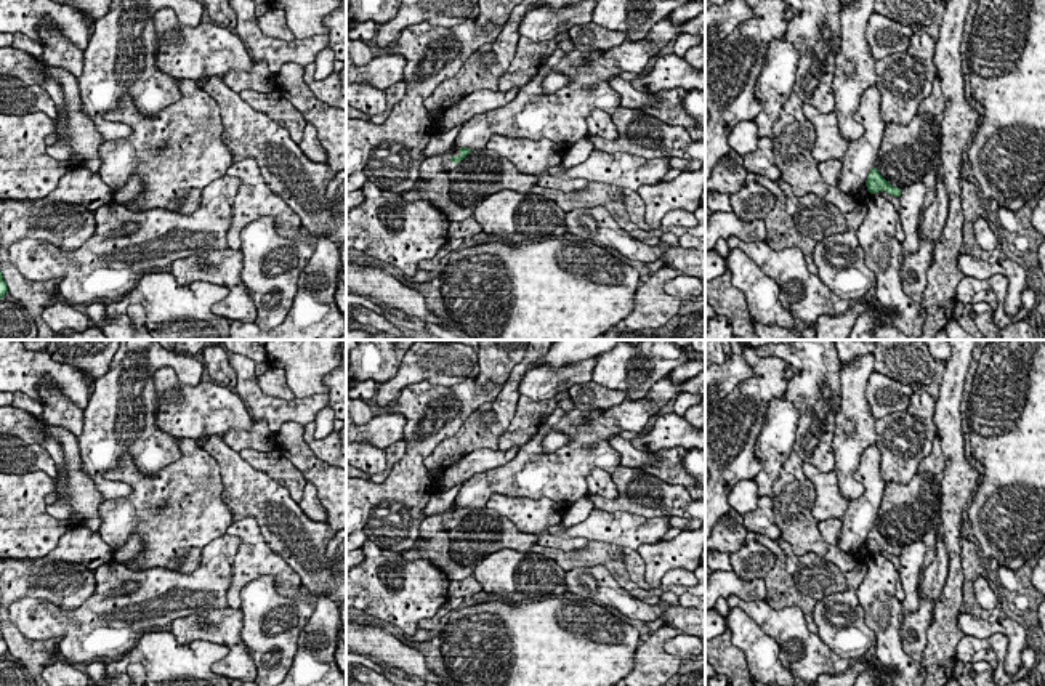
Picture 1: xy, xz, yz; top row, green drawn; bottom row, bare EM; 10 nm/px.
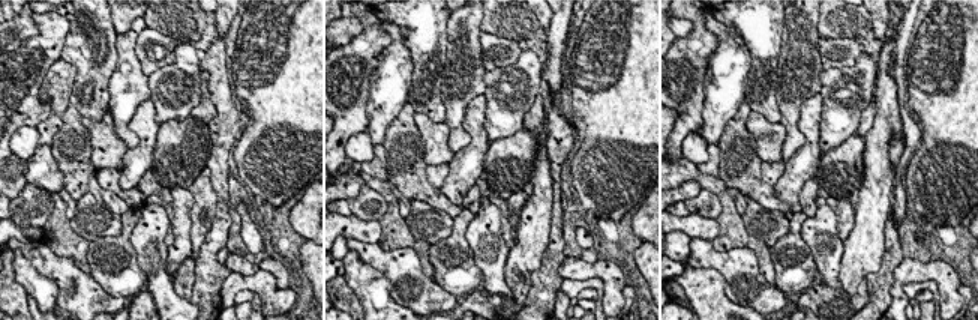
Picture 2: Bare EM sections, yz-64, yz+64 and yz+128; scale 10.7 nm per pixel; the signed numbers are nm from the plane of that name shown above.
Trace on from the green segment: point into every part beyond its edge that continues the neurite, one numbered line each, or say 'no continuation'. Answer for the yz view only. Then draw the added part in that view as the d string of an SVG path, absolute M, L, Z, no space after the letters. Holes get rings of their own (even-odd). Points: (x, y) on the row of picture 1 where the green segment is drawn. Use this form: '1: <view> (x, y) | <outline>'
no continuation

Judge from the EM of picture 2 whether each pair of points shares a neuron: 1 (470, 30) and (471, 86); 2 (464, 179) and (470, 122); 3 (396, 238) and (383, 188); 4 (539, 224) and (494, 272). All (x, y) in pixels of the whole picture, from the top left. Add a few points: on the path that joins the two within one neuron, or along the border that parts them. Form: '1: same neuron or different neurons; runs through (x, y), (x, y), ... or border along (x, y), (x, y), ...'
1: same neuron; runs through (468, 44), (468, 72)
2: same neuron; runs through (467, 166), (476, 150), (476, 135)
3: same neuron; runs through (393, 226), (392, 200)
4: different neurons; border along (509, 244), (504, 281), (512, 292)

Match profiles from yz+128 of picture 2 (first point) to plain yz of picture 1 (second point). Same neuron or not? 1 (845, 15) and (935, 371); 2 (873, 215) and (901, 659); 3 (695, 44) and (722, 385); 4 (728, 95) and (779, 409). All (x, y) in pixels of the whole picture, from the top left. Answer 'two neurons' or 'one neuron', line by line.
1: one neuron
2: two neurons
3: two neurons
4: one neuron

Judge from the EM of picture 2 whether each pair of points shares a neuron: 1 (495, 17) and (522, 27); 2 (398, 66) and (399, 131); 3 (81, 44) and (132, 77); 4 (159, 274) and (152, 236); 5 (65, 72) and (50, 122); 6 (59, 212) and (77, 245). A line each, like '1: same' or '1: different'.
1: same
2: different
3: different
4: same
5: same
6: same

